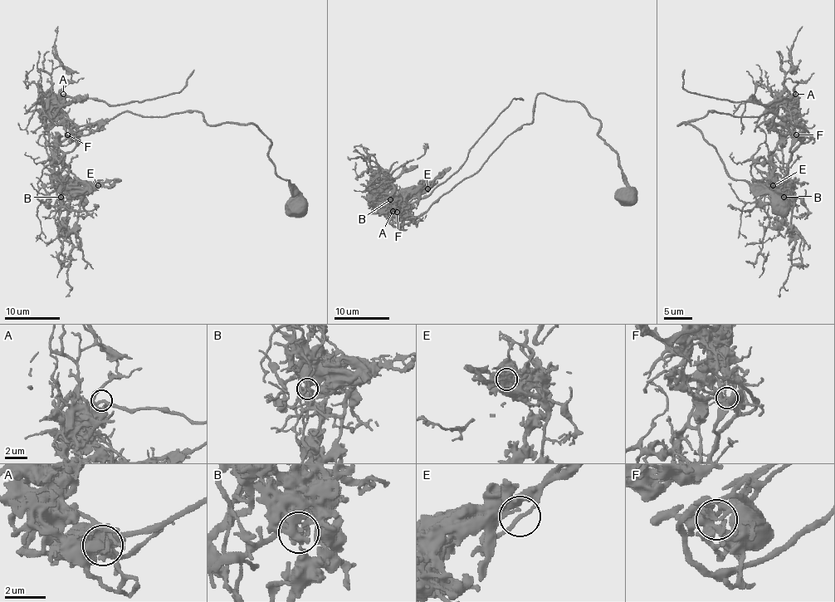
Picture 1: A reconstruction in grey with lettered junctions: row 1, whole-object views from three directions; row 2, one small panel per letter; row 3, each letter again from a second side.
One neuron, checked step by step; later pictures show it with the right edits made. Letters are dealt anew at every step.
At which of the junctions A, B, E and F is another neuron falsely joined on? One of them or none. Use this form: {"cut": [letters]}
{"cut": ["F"]}

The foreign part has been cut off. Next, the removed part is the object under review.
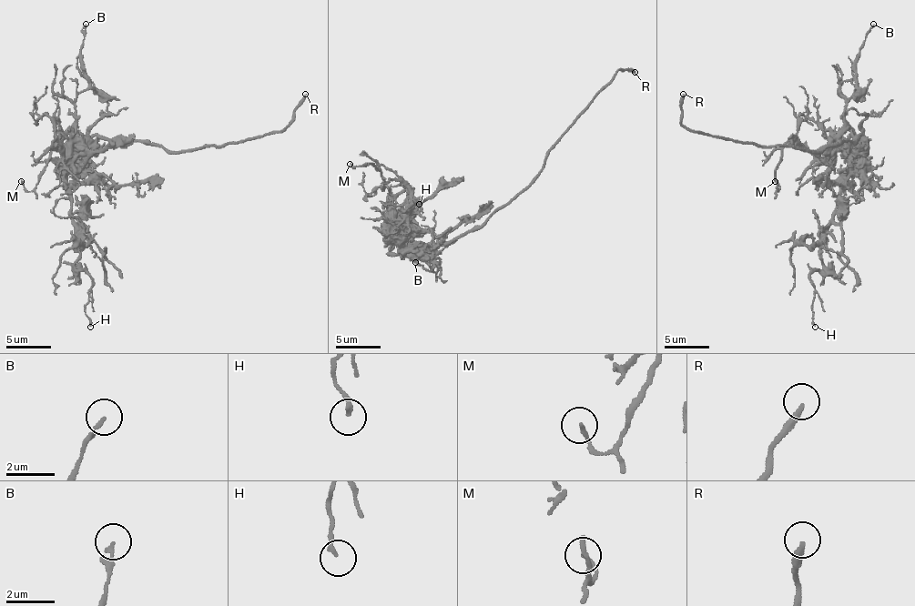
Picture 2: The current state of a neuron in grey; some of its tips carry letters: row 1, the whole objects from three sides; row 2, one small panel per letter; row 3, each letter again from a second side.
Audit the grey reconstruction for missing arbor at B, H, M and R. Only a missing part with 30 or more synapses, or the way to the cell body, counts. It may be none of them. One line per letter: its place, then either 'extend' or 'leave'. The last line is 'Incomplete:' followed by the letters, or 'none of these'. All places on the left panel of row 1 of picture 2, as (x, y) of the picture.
B: at (86, 24); leave
H: at (90, 327); leave
M: at (21, 181); leave
R: at (305, 94); extend
Incomplete: R

